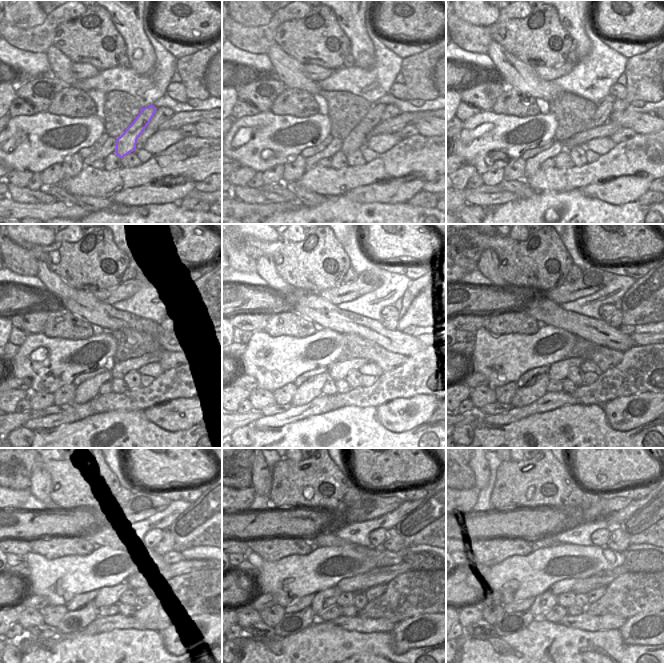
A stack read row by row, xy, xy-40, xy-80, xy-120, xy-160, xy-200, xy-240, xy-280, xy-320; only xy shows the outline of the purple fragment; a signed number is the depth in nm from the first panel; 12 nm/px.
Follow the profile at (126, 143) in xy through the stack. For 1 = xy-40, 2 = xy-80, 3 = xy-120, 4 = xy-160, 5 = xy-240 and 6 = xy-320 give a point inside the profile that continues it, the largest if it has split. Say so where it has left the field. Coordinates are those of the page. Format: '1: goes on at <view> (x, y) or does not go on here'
1: goes on at xy-40 (359, 135)
2: goes on at xy-80 (604, 109)
3: goes on at xy-120 (163, 325)
4: goes on at xy-160 (391, 323)
5: goes on at xy-240 (167, 544)
6: goes on at xy-320 (618, 541)

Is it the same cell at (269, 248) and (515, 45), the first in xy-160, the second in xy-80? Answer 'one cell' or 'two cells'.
one cell

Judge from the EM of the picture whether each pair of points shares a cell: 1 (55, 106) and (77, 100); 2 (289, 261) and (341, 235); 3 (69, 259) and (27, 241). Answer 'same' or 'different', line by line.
1: same
2: different
3: different

